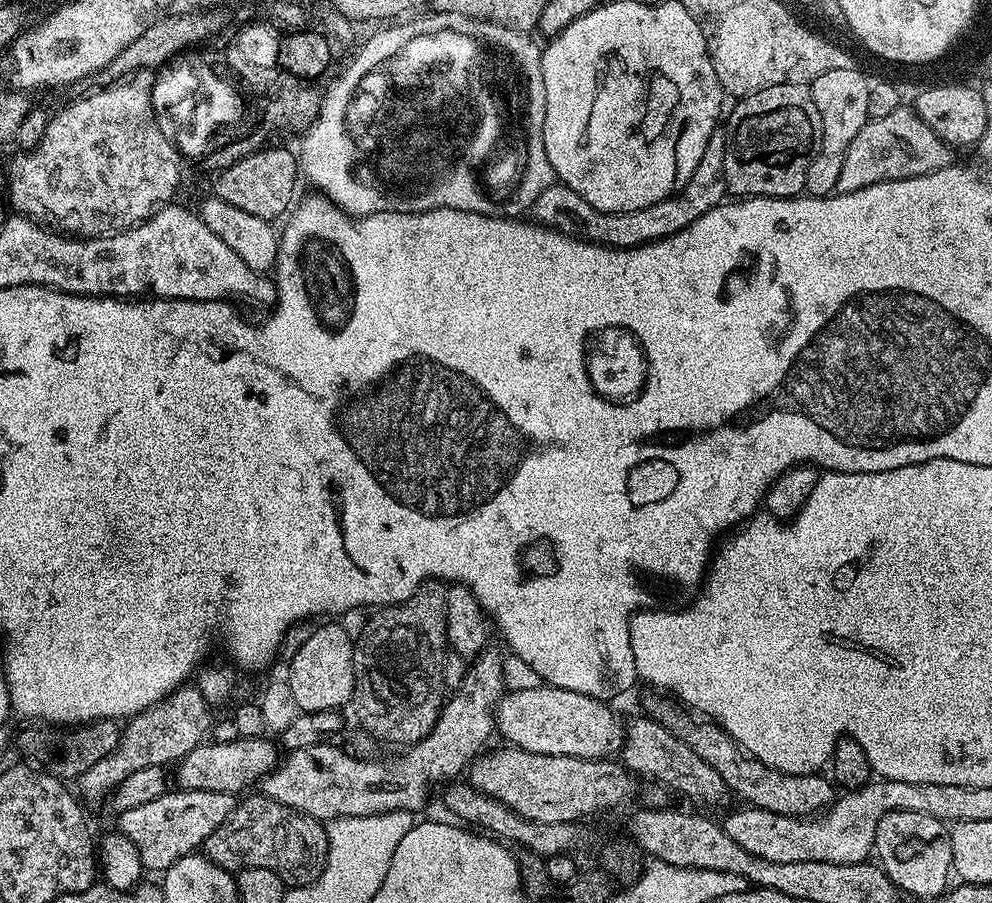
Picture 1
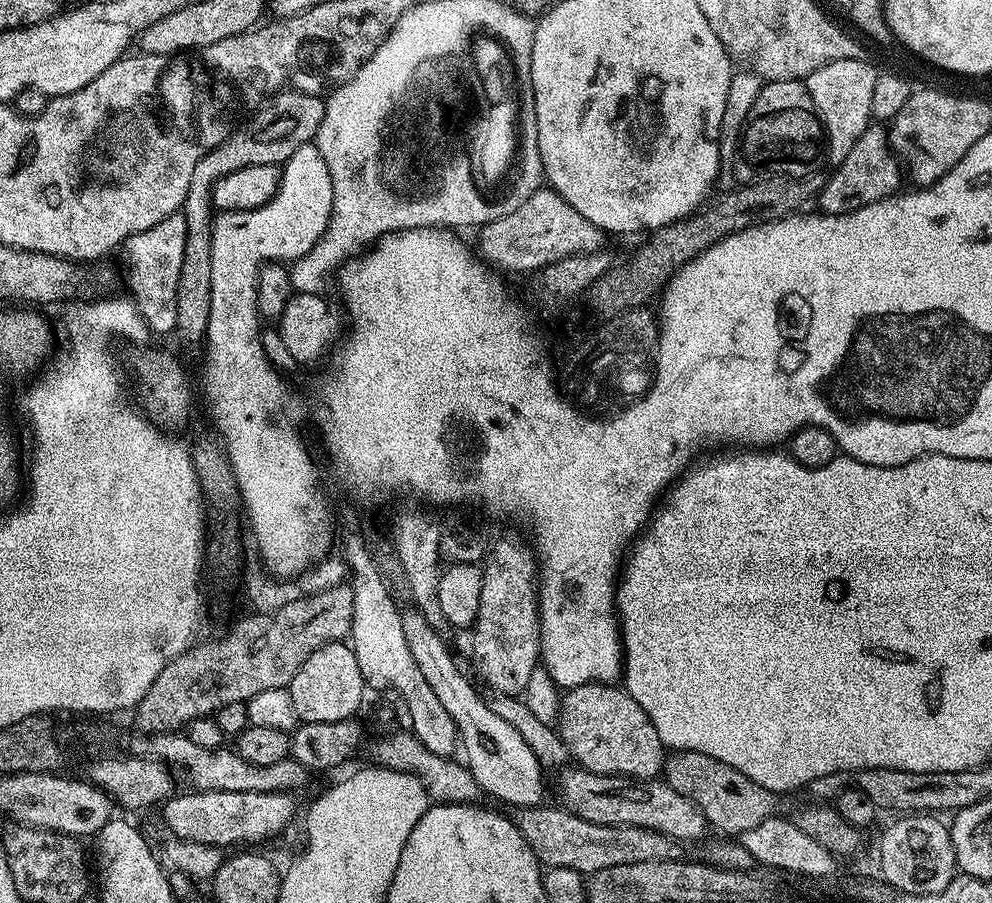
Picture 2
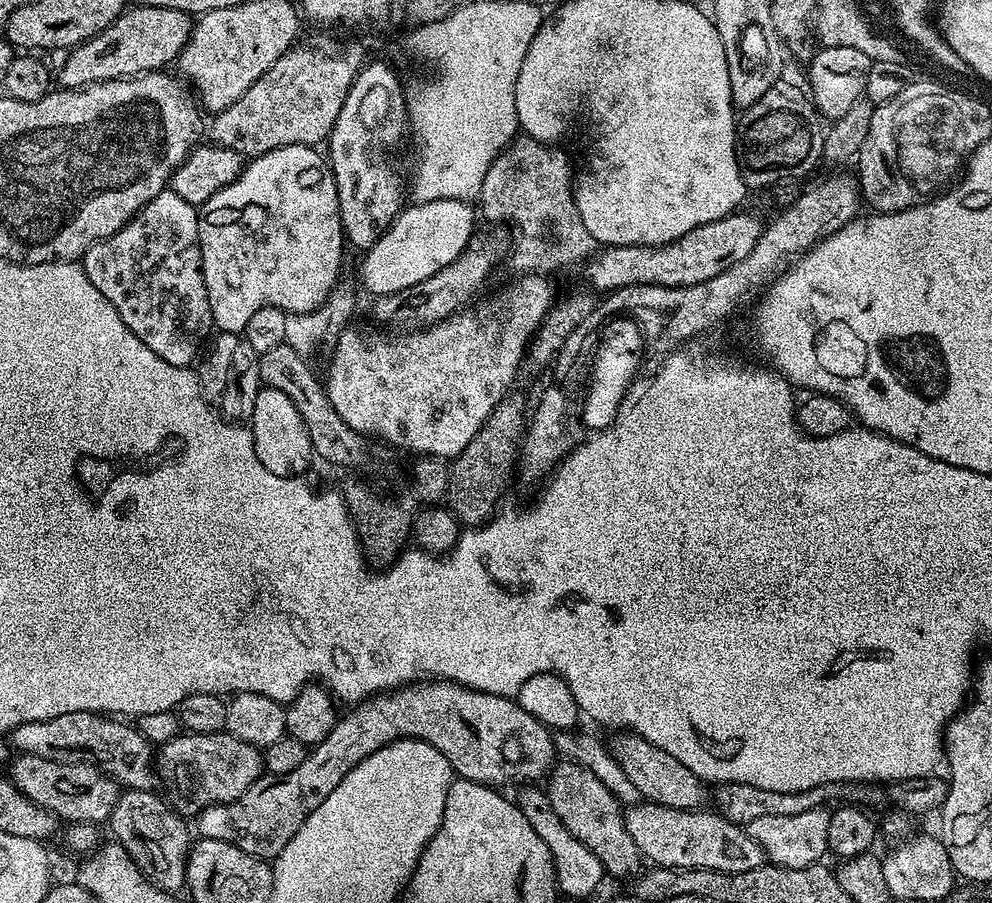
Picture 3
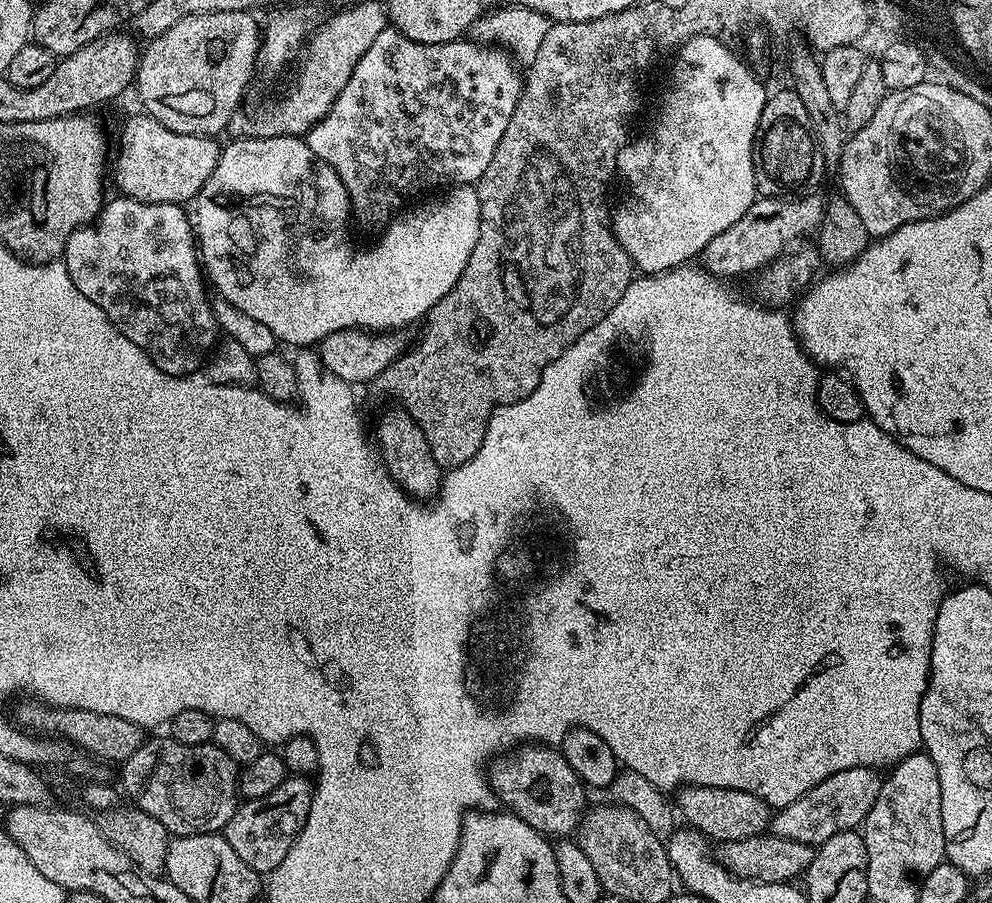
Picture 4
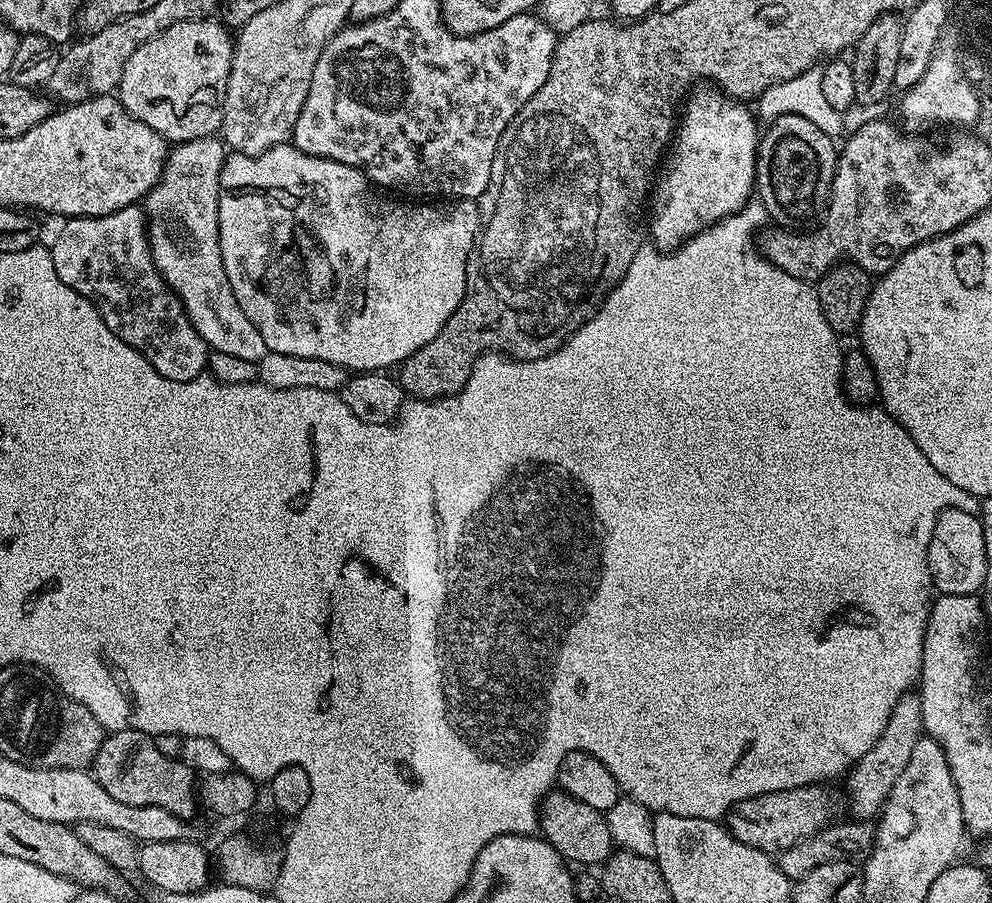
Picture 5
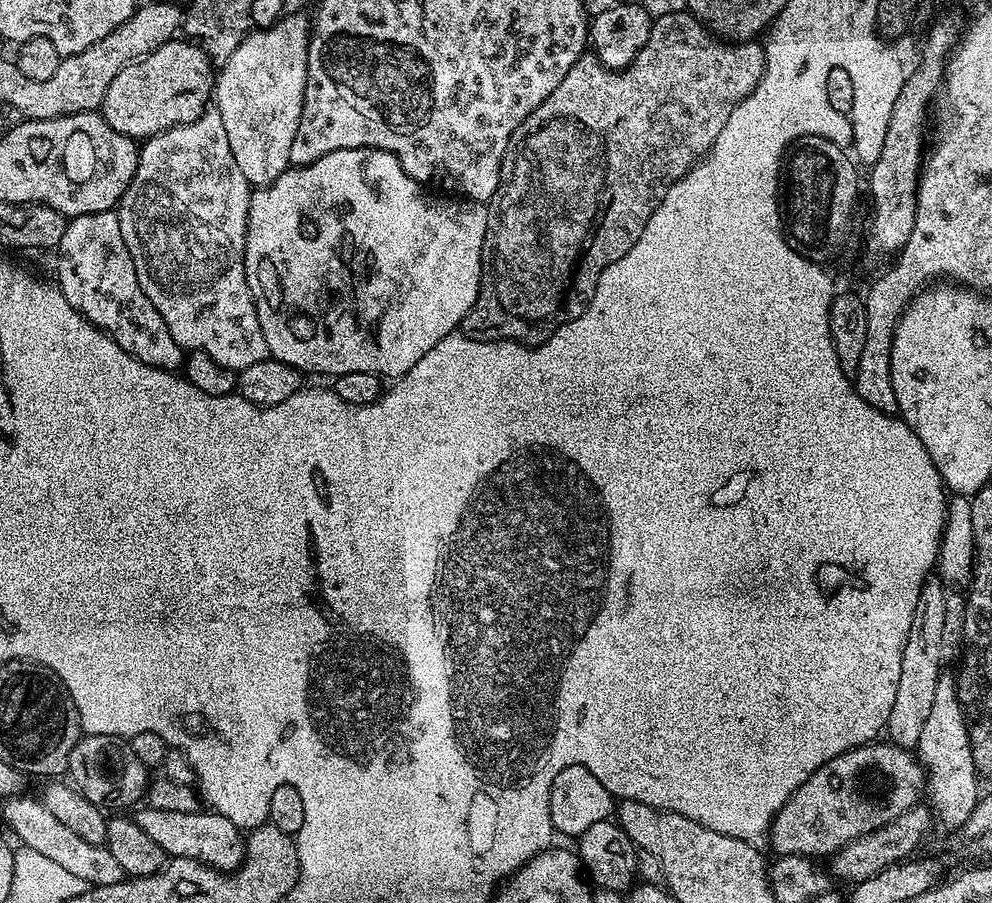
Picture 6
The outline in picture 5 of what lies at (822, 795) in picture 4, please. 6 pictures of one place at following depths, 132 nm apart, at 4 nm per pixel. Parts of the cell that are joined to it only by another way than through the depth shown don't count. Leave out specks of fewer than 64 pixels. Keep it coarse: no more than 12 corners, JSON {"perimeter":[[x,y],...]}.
{"perimeter":[[916,694],[847,773],[856,820],[879,817],[924,732]]}

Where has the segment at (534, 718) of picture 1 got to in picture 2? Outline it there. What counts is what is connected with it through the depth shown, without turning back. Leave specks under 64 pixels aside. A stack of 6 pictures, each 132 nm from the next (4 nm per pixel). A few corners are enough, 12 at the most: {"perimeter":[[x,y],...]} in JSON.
{"perimeter":[[616,684],[562,696],[558,733],[588,772],[651,780],[666,749]]}

